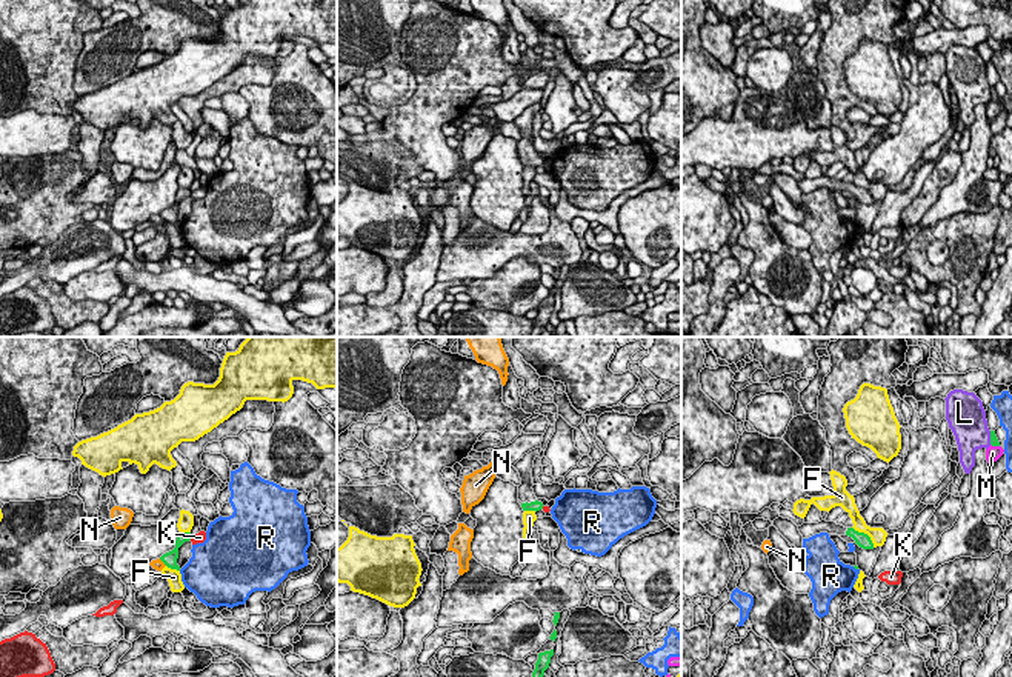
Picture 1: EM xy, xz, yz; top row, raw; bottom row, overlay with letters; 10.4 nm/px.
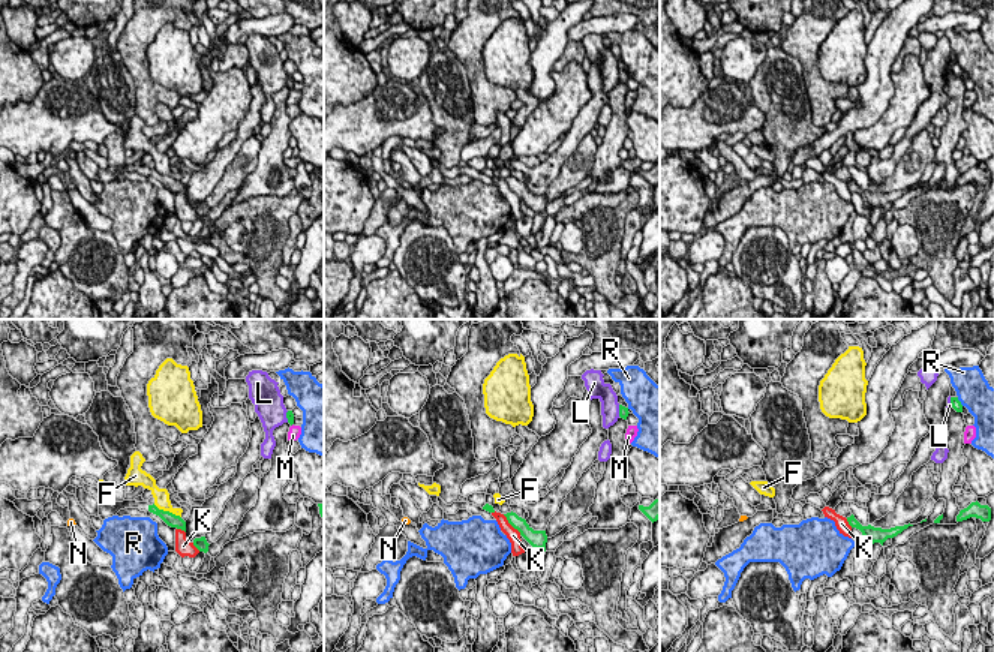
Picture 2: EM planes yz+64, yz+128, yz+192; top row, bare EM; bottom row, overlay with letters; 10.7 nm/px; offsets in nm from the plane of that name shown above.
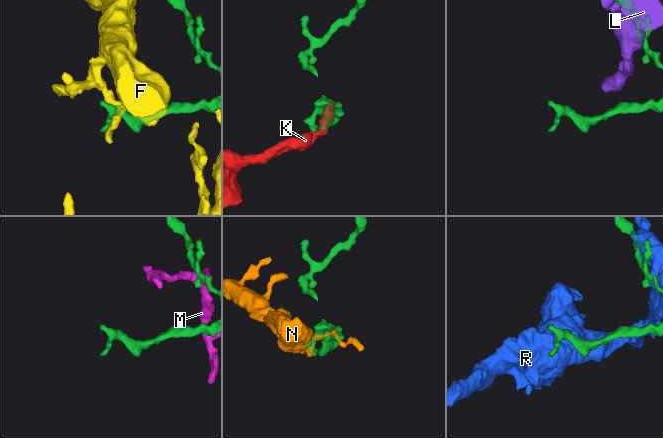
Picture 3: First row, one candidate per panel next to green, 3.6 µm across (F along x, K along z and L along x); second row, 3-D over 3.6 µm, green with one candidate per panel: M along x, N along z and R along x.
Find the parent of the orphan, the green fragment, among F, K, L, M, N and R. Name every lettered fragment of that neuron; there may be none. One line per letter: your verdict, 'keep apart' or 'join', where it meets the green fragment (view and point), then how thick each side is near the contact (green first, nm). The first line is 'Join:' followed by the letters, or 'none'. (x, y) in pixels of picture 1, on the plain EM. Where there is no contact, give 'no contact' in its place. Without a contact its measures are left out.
Join: none
F: keep apart; contact yz (866, 190); calibres 160 and 160 nm
K: keep apart; contact xy (191, 191); calibres 120 and 120 nm
L: keep apart; contact yz (991, 93); calibres 90 and 360 nm
M: keep apart; contact yz (995, 100); calibres 90 and 160 nm
N: keep apart; contact xy (163, 217); calibres 160 and 120 nm
R: keep apart; contact yz (855, 223); calibres 50 and 340 nm

